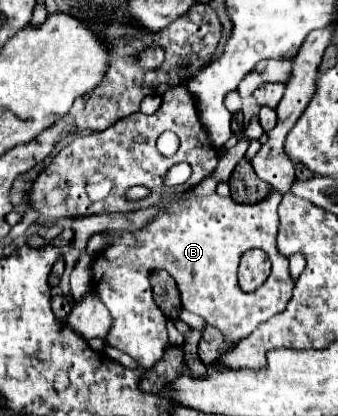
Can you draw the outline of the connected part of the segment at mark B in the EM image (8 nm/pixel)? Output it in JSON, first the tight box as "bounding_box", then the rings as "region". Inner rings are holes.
{"bounding_box":[93,190,295,368],"region":[[[271,190],[265,200],[256,202],[256,204],[244,204],[234,201],[230,196],[222,197],[214,193],[211,196],[181,200],[179,208],[177,208],[177,202],[173,202],[161,208],[153,220],[149,220],[145,226],[137,230],[105,230],[107,246],[93,260],[93,284],[95,284],[95,292],[99,294],[101,302],[109,308],[113,316],[109,344],[129,354],[143,368],[151,368],[163,358],[169,346],[169,338],[166,318],[155,304],[151,284],[149,284],[149,274],[153,270],[167,270],[177,280],[177,288],[181,292],[183,306],[189,312],[203,316],[203,320],[209,326],[215,326],[217,330],[221,330],[223,336],[233,344],[247,338],[247,334],[251,334],[261,322],[267,322],[275,314],[283,312],[287,302],[291,300],[295,280],[289,274],[289,258],[279,254],[275,246],[275,238],[279,234],[277,206],[281,198],[283,198],[281,192]],[[251,248],[265,250],[273,268],[271,268],[269,278],[263,282],[263,286],[259,286],[255,292],[243,292],[237,282],[237,268],[239,268],[239,260],[243,252]]]}

